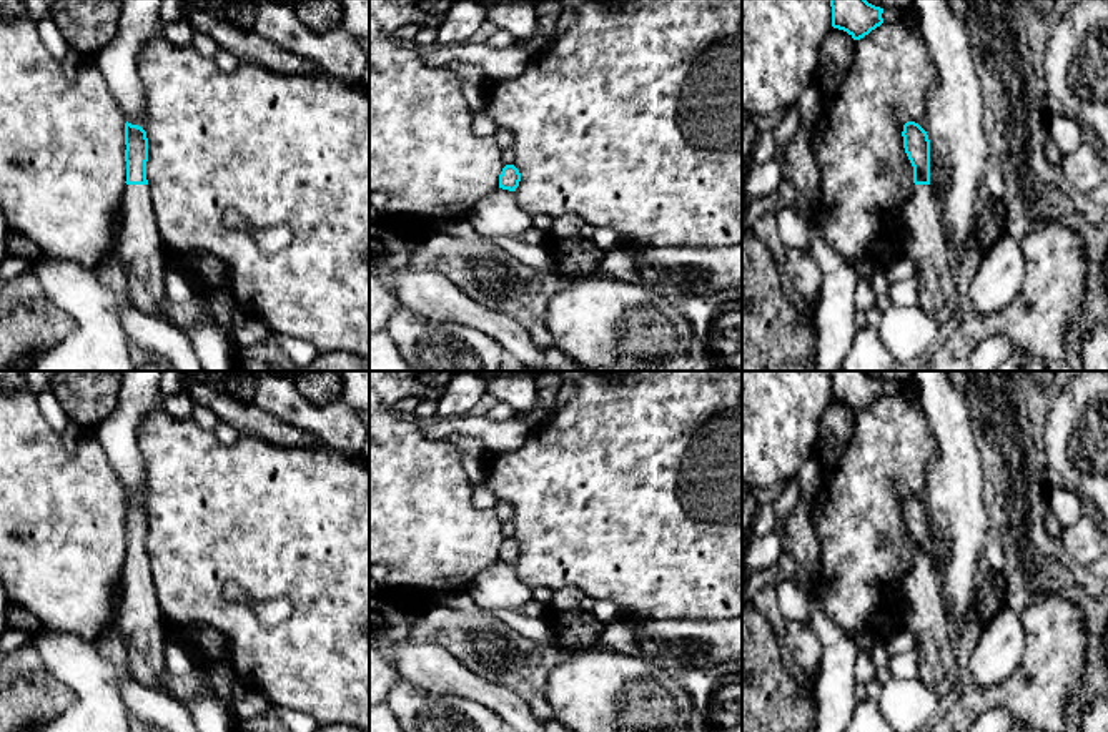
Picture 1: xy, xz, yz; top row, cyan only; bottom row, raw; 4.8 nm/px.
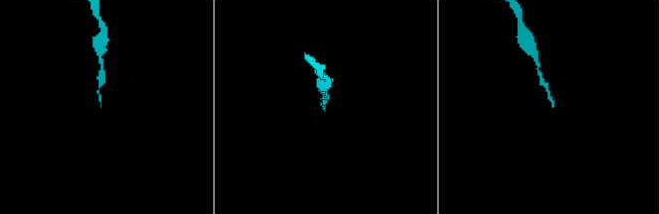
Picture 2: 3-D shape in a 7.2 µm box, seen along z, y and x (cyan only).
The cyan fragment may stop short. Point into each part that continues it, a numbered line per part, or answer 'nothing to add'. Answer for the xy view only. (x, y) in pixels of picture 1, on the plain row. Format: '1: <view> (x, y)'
1: xy (140, 621)

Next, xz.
nothing to add

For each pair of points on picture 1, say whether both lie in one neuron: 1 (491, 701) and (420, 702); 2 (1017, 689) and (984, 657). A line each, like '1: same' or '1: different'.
1: different
2: different

